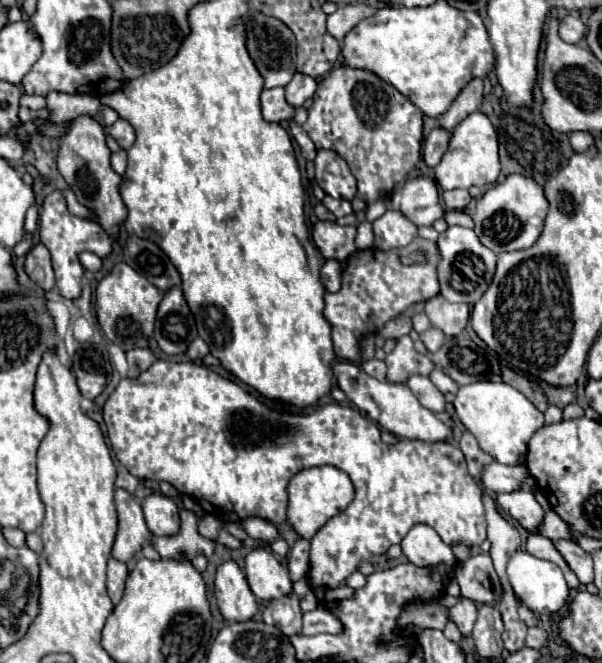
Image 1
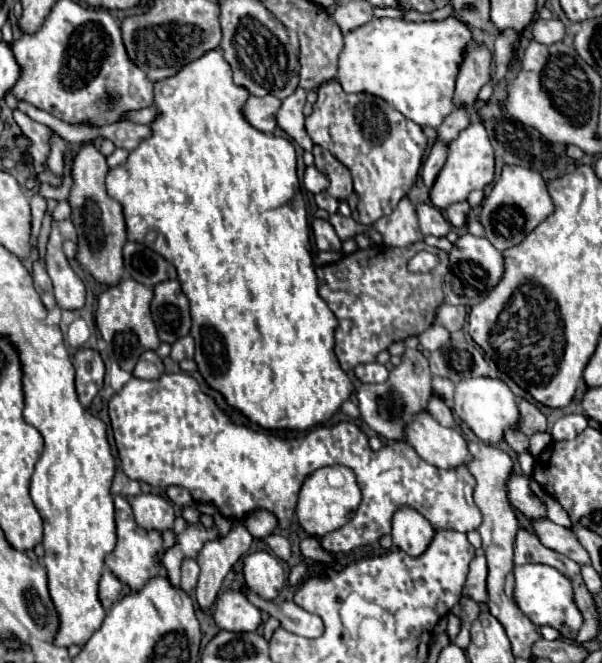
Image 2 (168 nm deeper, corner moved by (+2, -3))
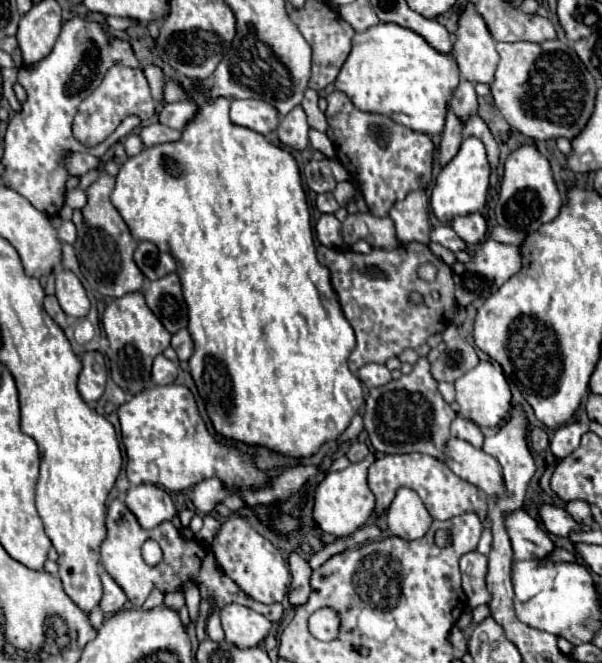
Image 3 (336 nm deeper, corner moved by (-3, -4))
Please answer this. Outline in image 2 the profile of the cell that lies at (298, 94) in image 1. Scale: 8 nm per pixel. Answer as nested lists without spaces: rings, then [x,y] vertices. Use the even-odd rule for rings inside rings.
[[[298,87],[290,97],[282,101],[276,119],[278,119],[278,127],[286,131],[288,137],[292,137],[304,151],[312,151],[314,143],[304,129],[304,115],[302,115],[304,103],[306,103],[306,91]]]

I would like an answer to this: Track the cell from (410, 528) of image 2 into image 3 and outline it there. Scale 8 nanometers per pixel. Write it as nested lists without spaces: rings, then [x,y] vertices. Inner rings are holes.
[[[399,488],[393,502],[387,508],[389,532],[405,540],[425,536],[431,526],[431,516],[423,506],[419,494],[411,488]]]

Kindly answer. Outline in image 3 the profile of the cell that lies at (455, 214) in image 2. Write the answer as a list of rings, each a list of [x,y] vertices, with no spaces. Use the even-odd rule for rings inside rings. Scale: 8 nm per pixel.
[[[479,212],[455,218],[451,222],[451,228],[457,232],[459,238],[463,238],[471,246],[481,244],[485,240],[485,234],[487,234],[487,222]]]

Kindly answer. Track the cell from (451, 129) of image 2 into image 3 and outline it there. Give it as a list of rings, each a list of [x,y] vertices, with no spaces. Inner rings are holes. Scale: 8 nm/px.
[[[465,78],[459,80],[459,86],[453,90],[451,98],[453,112],[465,122],[473,112],[477,112],[477,94],[473,90],[473,84]]]

